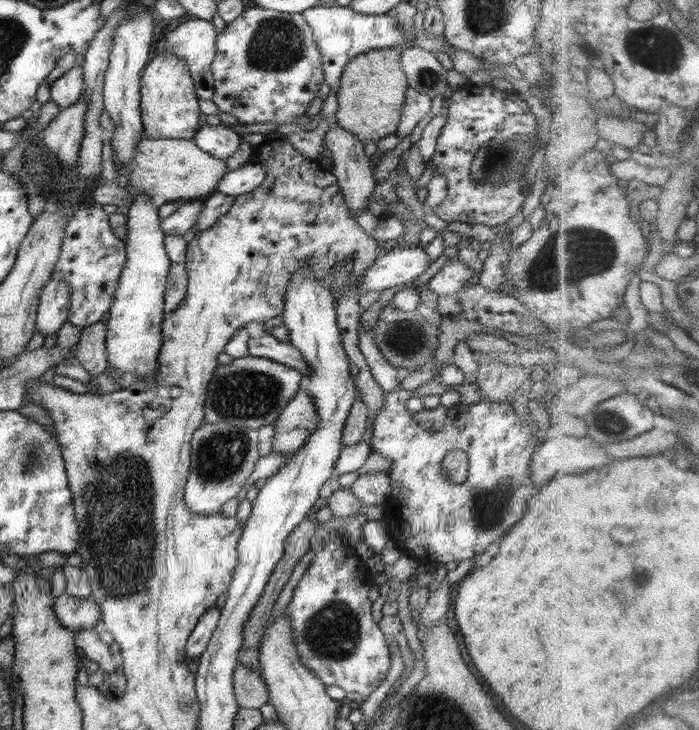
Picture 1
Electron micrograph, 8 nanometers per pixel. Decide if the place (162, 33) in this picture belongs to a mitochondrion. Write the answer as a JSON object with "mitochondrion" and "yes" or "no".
{"mitochondrion":"no"}

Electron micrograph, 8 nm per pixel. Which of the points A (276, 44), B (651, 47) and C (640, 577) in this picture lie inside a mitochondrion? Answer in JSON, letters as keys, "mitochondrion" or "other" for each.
{"A":"mitochondrion","B":"mitochondrion","C":"other"}

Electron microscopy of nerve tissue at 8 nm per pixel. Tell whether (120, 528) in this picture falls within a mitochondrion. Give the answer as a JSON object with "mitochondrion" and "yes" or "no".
{"mitochondrion":"yes"}

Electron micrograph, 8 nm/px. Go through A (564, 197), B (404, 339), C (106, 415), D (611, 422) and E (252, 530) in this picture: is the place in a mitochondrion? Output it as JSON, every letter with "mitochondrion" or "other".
{"A":"other","B":"mitochondrion","C":"other","D":"mitochondrion","E":"other"}

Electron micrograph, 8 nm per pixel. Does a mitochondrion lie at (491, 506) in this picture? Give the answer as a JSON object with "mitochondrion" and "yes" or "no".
{"mitochondrion":"yes"}

